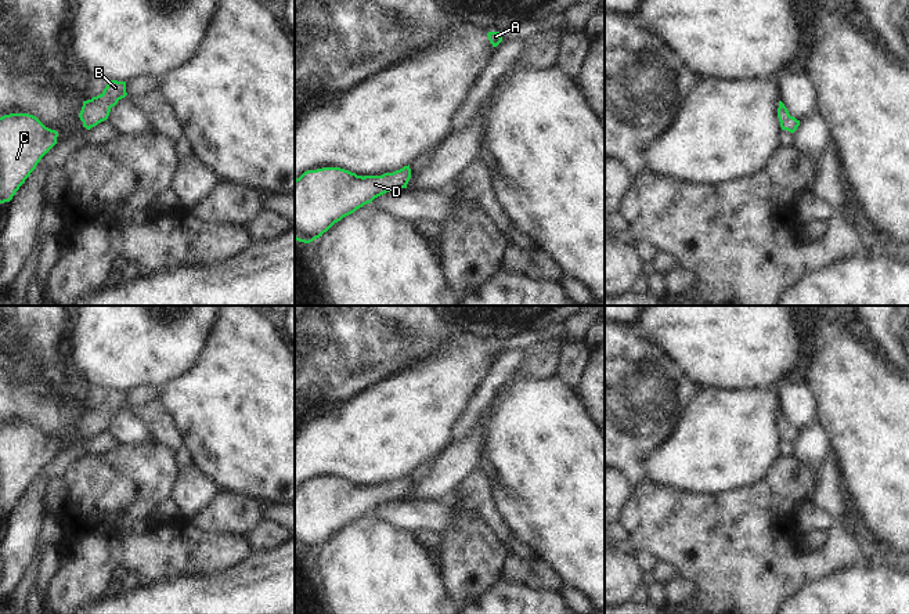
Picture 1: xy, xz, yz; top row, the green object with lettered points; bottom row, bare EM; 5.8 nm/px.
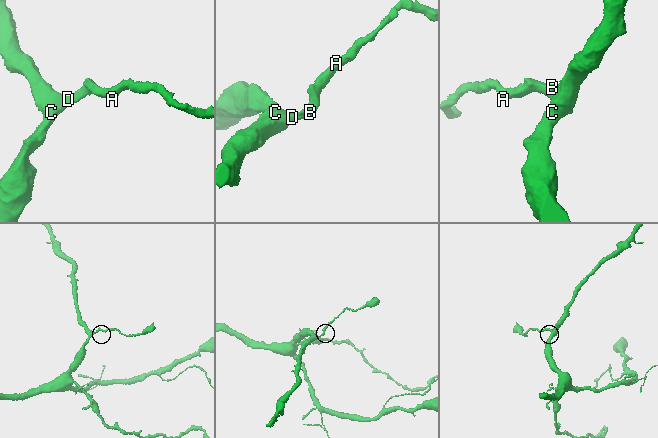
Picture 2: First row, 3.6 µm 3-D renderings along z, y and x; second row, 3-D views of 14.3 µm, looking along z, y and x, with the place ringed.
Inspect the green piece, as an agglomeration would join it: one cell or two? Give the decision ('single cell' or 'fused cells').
single cell

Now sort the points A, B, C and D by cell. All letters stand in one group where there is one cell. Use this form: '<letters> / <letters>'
A B C D

